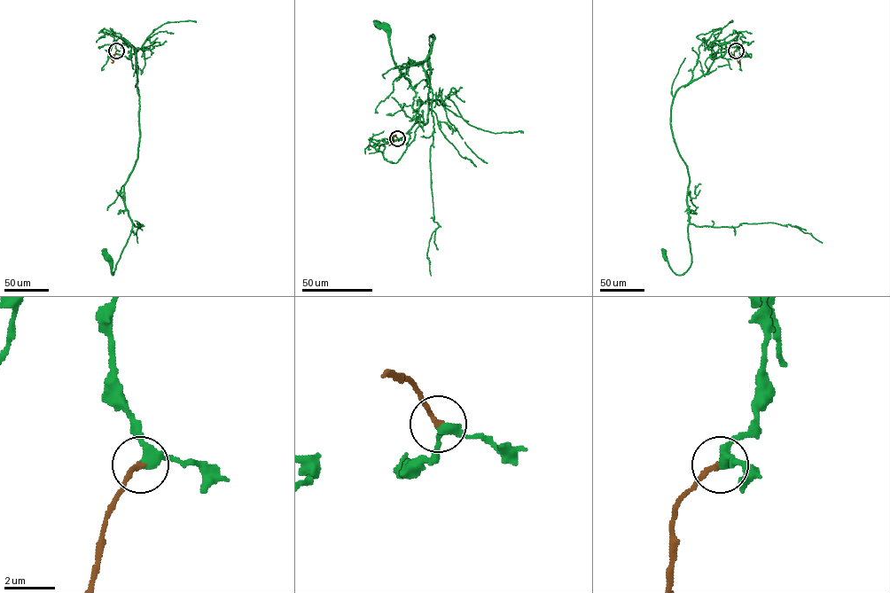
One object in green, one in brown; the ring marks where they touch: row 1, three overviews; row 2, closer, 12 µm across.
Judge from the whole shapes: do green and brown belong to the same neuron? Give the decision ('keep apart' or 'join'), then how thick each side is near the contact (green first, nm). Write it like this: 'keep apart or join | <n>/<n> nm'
join | 360/200 nm

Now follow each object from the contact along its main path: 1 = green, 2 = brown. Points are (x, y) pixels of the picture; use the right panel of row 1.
1: (736, 50), (735, 37), (706, 72), (675, 92), (670, 127), (689, 176), (691, 263), (676, 275), (664, 256)
2: (736, 50), (734, 56), (740, 62)

